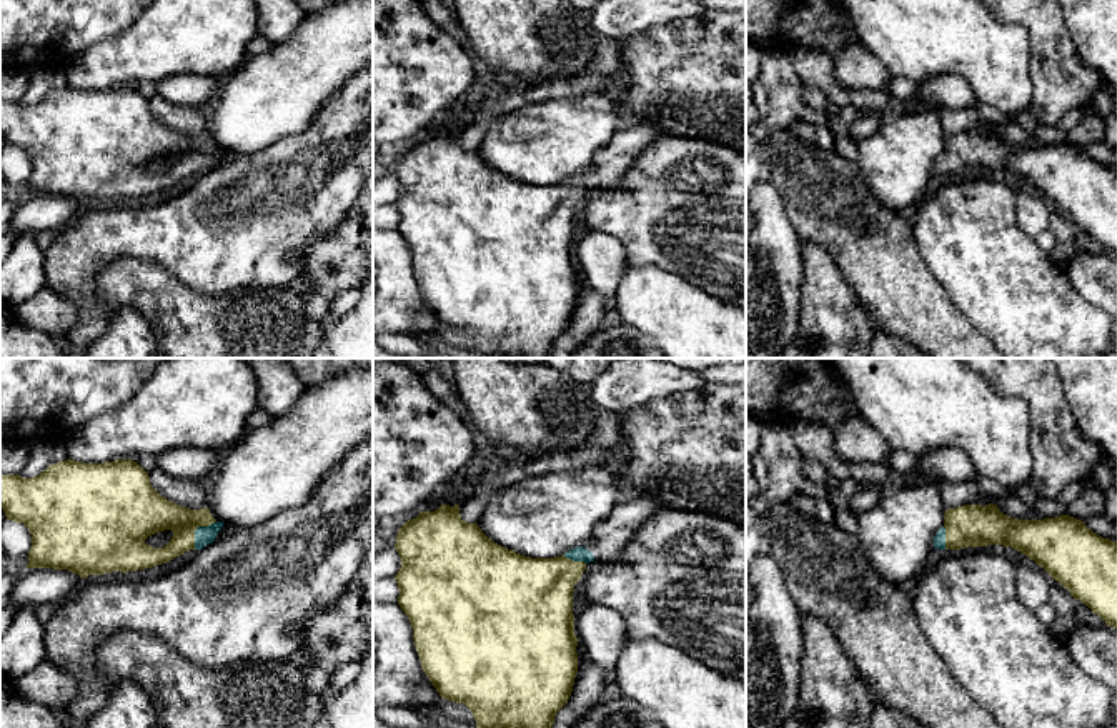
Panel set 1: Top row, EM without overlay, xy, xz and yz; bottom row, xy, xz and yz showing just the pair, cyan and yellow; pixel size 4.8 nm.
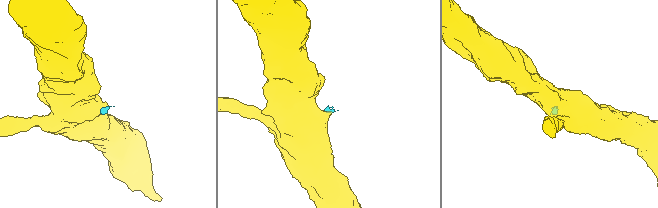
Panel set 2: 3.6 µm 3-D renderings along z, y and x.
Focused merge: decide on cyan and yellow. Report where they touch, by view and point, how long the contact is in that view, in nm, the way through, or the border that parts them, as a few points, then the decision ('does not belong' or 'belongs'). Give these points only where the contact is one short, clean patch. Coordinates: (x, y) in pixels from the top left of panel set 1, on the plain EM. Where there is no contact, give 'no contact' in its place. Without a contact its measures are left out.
xy (195, 157) | 180 nm | across xy (203, 162), (195, 157), (178, 145), (147, 139) | belongs

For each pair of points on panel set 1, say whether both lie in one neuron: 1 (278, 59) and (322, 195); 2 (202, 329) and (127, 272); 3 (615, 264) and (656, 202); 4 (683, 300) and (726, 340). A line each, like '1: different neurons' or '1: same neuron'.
1: different neurons
2: same neuron
3: different neurons
4: same neuron

